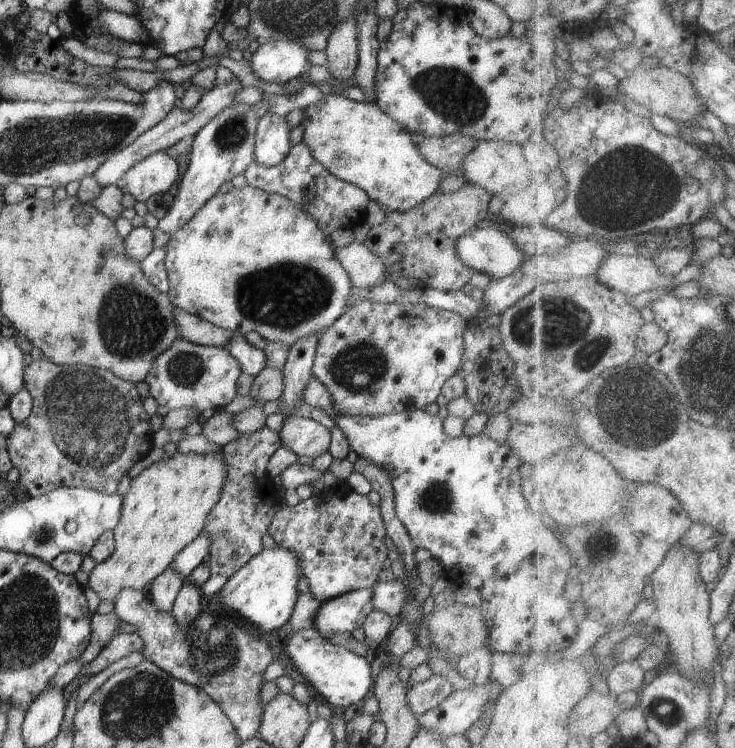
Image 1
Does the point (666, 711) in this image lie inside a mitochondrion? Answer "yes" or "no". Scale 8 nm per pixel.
yes

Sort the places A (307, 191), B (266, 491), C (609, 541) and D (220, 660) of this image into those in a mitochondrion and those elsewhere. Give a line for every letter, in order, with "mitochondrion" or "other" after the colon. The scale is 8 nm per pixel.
A: other
B: other
C: mitochondrion
D: mitochondrion

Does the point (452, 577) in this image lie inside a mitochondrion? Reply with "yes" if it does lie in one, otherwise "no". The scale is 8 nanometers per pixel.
no

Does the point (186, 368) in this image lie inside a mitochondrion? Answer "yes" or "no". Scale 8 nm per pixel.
yes

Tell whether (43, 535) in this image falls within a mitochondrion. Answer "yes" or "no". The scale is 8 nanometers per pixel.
yes

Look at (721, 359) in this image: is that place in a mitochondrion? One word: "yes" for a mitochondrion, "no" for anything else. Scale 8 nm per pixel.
yes

